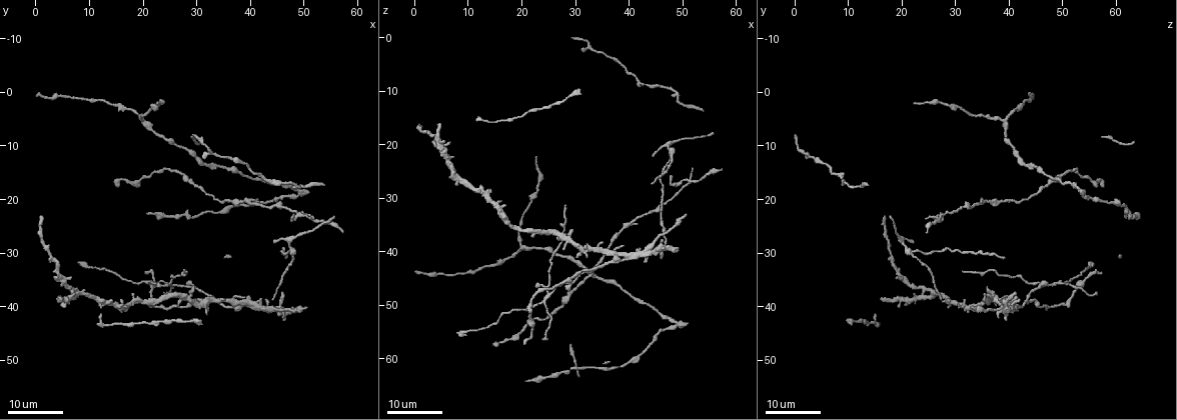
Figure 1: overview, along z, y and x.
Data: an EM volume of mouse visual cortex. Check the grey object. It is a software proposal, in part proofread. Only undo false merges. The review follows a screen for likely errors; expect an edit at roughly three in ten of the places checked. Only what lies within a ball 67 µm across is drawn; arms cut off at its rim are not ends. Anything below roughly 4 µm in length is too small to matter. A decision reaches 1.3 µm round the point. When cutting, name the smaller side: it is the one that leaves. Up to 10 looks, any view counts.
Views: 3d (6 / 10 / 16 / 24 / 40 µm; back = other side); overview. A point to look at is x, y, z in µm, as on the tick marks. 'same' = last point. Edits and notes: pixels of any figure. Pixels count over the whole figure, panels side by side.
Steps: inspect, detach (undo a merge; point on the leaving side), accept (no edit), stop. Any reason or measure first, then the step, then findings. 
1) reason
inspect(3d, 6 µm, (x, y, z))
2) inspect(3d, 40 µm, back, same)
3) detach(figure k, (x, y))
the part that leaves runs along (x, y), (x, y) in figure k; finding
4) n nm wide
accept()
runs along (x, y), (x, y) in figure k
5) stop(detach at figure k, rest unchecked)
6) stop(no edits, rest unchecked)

inspect(3d, 16 µm, (24.5, 36.0, 48.0))

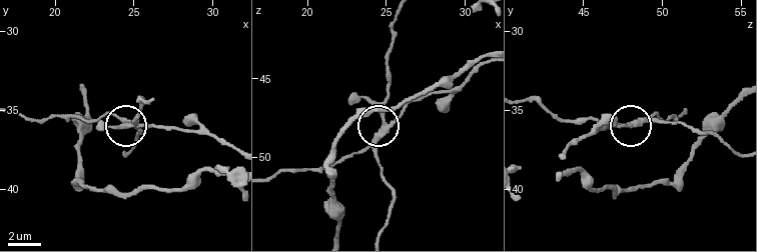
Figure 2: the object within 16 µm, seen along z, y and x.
zoom in
inspect(3d, 6 µm, (24.9, 35.9, 47.7))

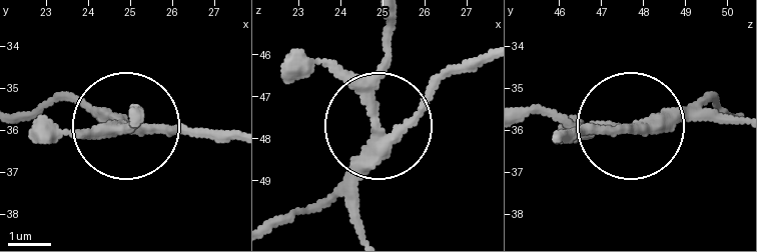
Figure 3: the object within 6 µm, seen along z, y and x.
260 nm wide
detach(figure 3, (109, 126))
the part that leaves runs along (364, 156), (386, 20) in figure 3; two neurons meet here

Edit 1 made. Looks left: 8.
inspect(overview)

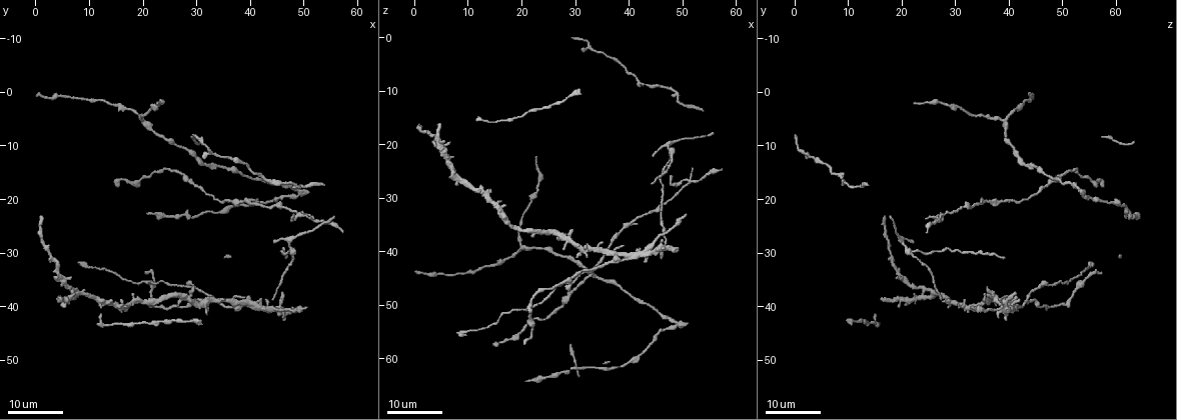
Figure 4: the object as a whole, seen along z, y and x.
inspect(3d, 24 µm, (37.0, 40.0, 41.0))

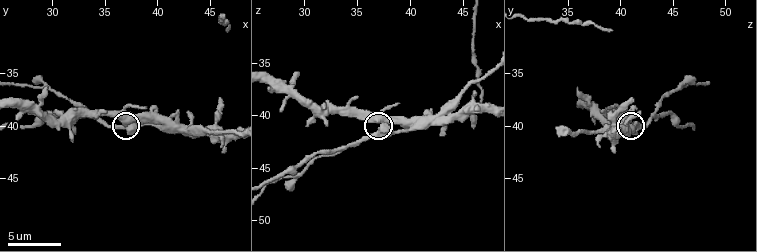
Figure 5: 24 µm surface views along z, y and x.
inspect(3d, 6 µm, (37.0, 39.6, 40.6))

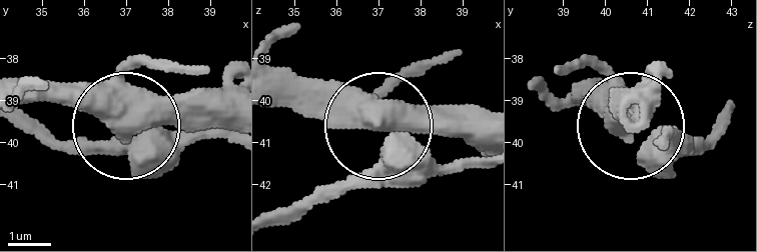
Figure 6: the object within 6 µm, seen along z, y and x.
accept()
continuous, no second neuron

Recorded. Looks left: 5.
four or more arms meet
inspect(3d, 24 µm, (51.5, 23.5, 26.5))

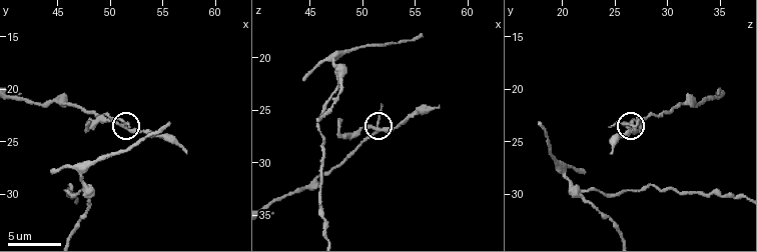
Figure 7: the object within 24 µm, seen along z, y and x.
closer look
inspect(3d, 6 µm, (51.4, 23.4, 27.0))

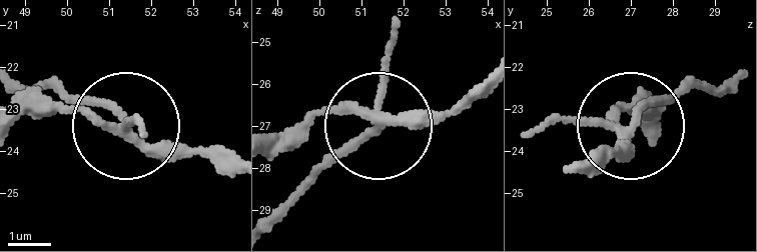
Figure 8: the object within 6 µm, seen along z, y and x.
200 nm wide
detach(figure 8, (88, 97))
the part that leaves runs along (128, 134), (106, 109), (20, 84) in figure 8; a second neuron is stuck on

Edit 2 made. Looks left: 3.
inspect(overview)

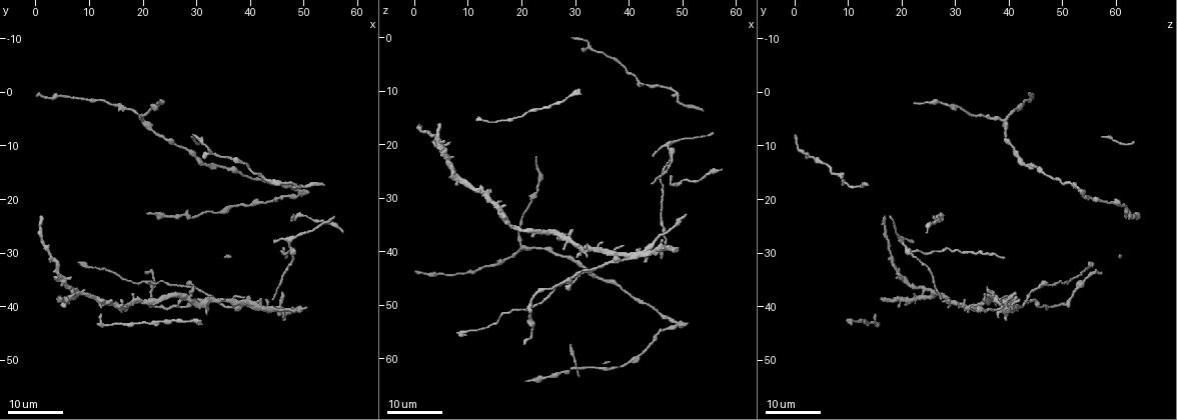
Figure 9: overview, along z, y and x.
a fork
inspect(3d, 16 µm, (48.5, 30.5, 21.5))

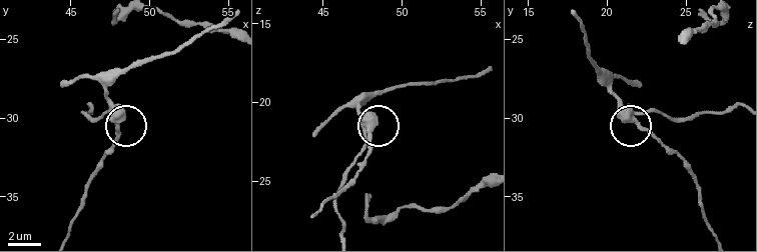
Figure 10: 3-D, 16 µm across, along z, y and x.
inspect(3d, 10 µm, (48.0, 30.1, 21.5))

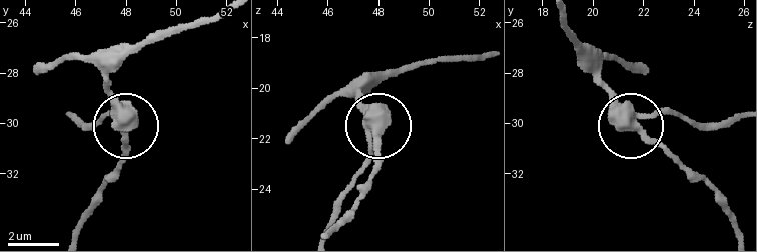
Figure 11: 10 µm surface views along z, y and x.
accept()
runs along (737, 114), (711, 125), (666, 112), (634, 119), (690, 174) in figure 11; continuous, no second neuron

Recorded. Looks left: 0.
stop(detach at figure 3, detach at figure 8, rest unchecked)

